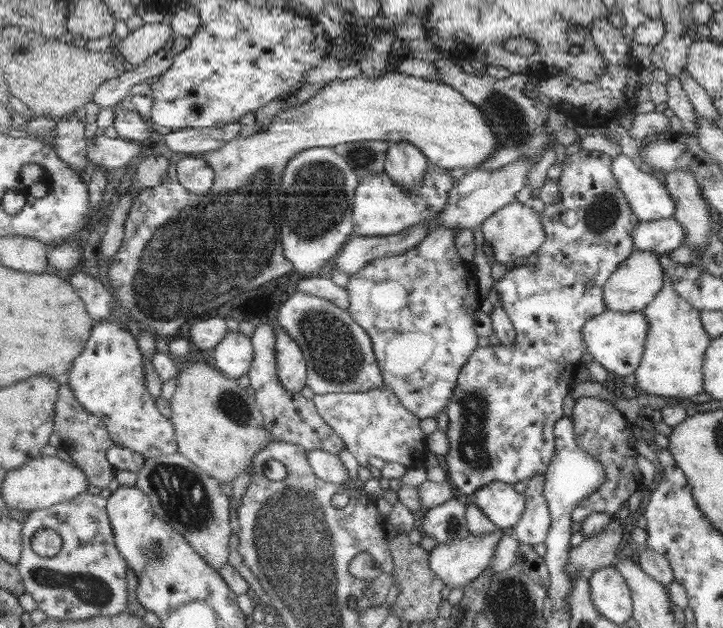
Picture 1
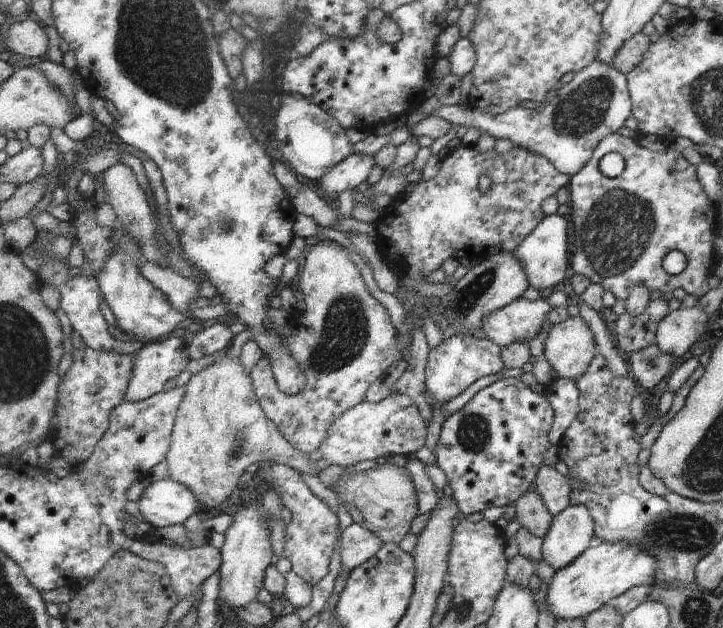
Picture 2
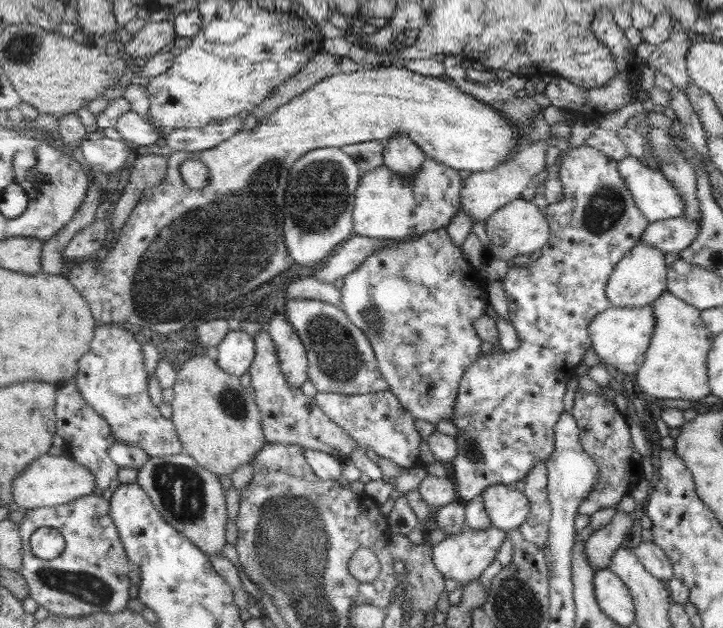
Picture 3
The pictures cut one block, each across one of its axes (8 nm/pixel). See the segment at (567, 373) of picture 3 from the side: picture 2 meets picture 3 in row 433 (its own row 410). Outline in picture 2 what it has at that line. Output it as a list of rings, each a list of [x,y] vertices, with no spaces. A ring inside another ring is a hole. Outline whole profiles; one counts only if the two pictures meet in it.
[[[506,377],[493,382],[482,390],[479,390],[473,398],[461,408],[461,410],[455,412],[445,420],[440,435],[439,445],[435,450],[438,459],[437,466],[441,468],[442,472],[448,479],[449,485],[453,490],[453,497],[458,502],[459,512],[463,513],[465,518],[468,519],[471,516],[478,518],[479,514],[485,510],[485,508],[503,507],[511,504],[511,502],[518,500],[526,491],[532,488],[543,454],[550,446],[550,443],[548,442],[548,433],[552,424],[553,416],[554,411],[551,409],[550,403],[546,400],[543,394],[535,394],[535,392],[531,392],[531,390],[525,386],[525,384],[522,384],[521,380],[517,377]]]

